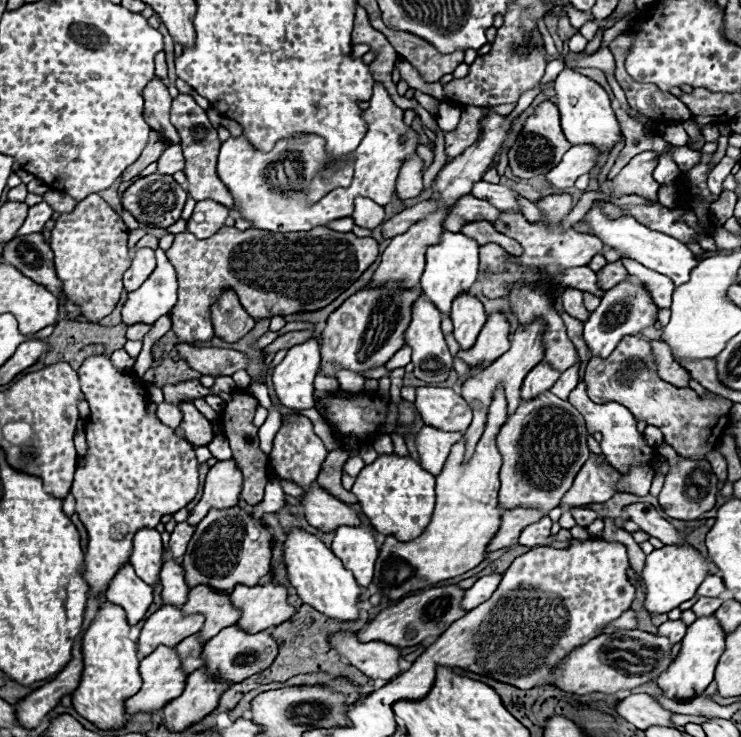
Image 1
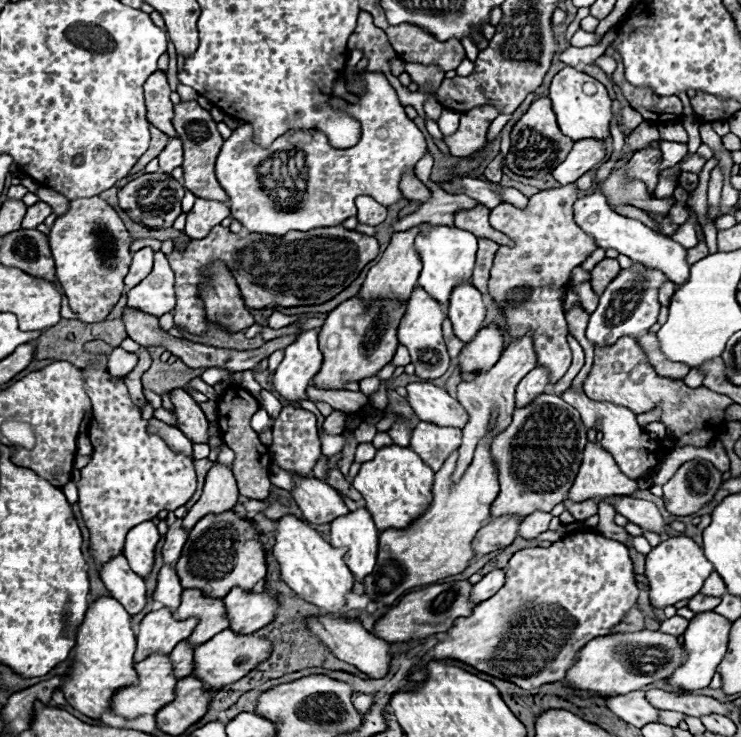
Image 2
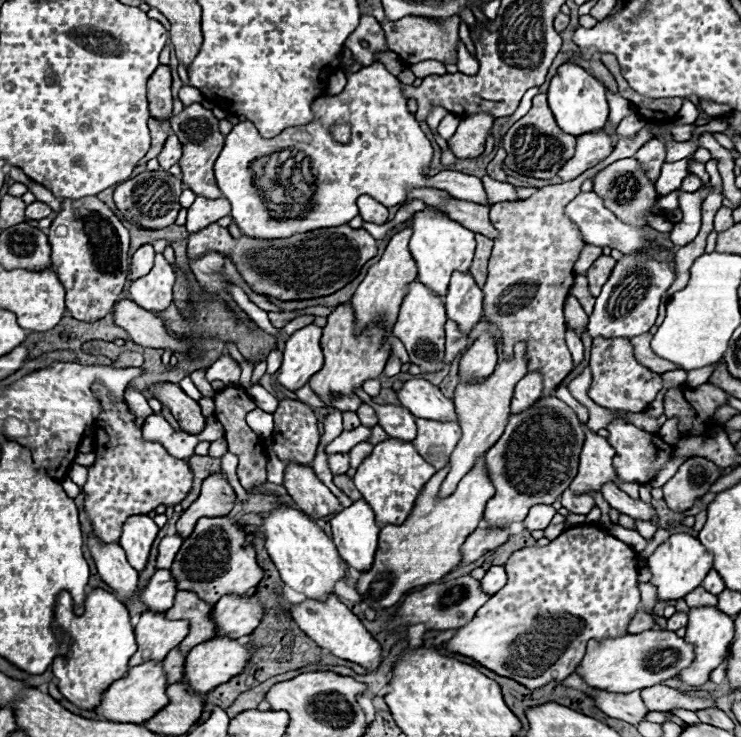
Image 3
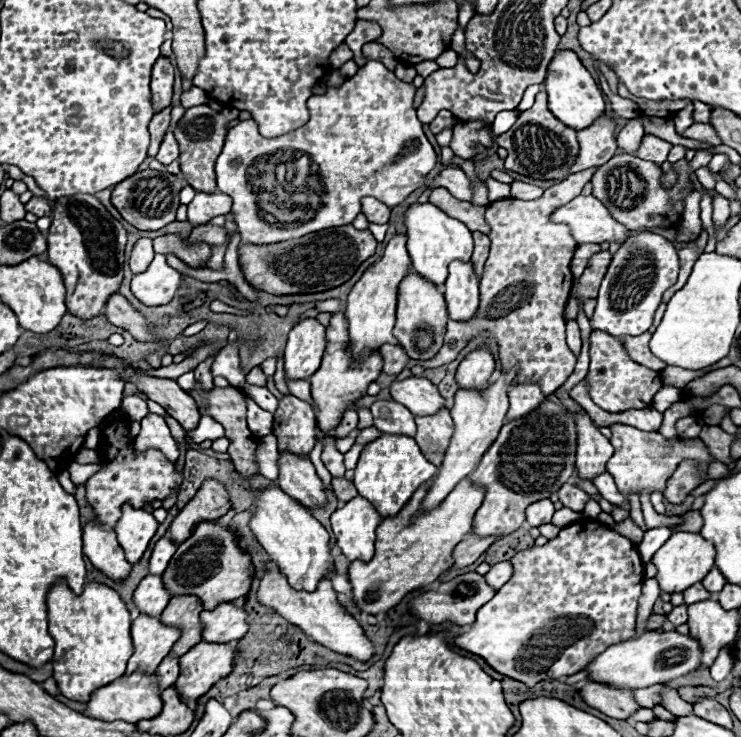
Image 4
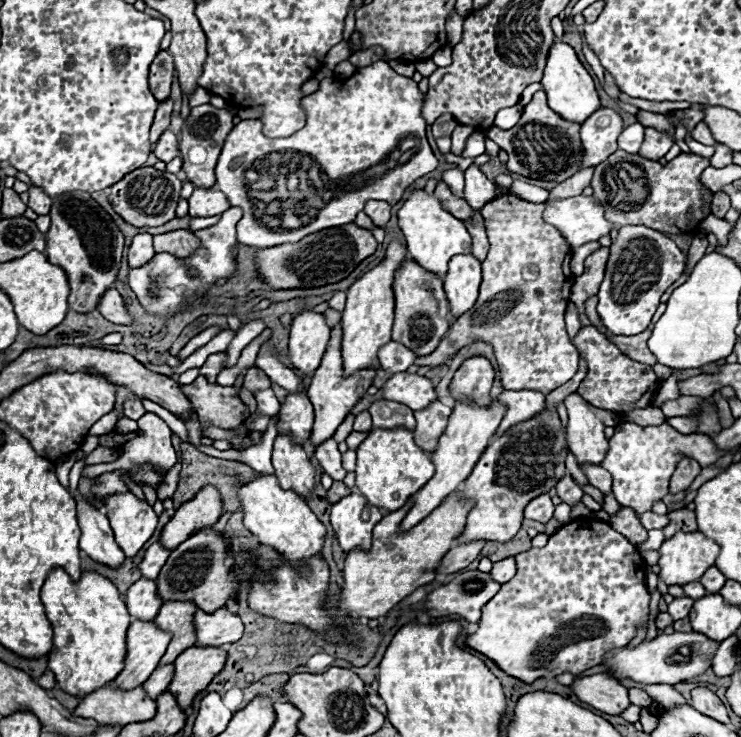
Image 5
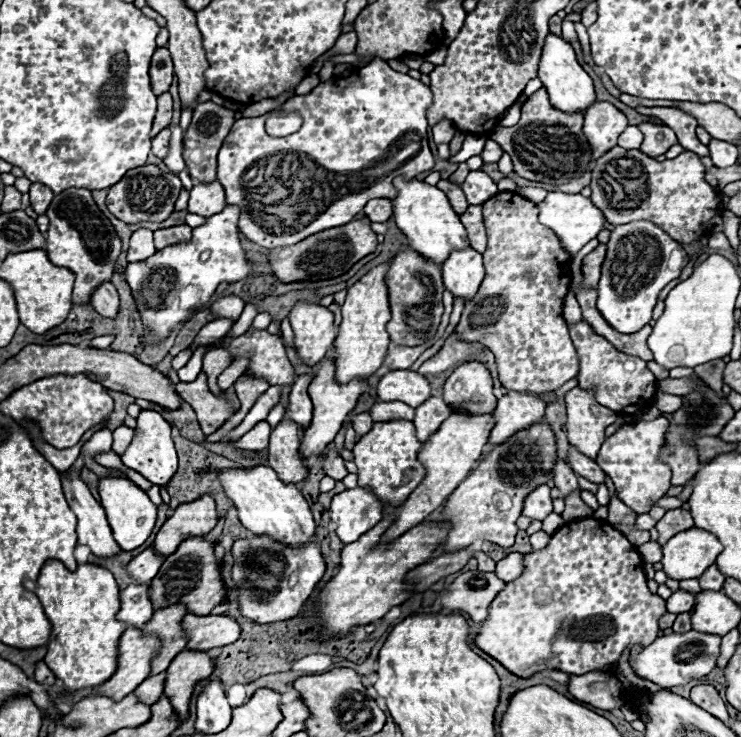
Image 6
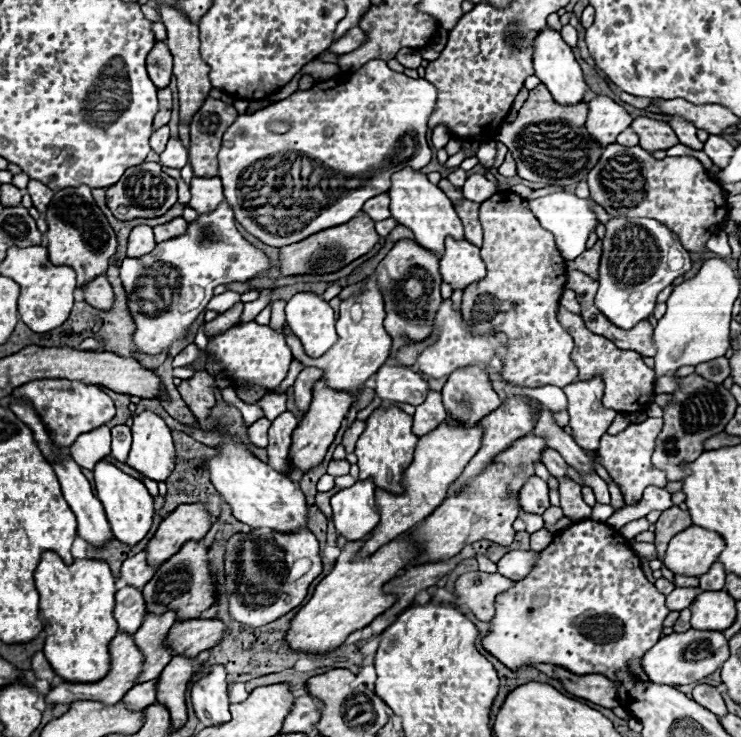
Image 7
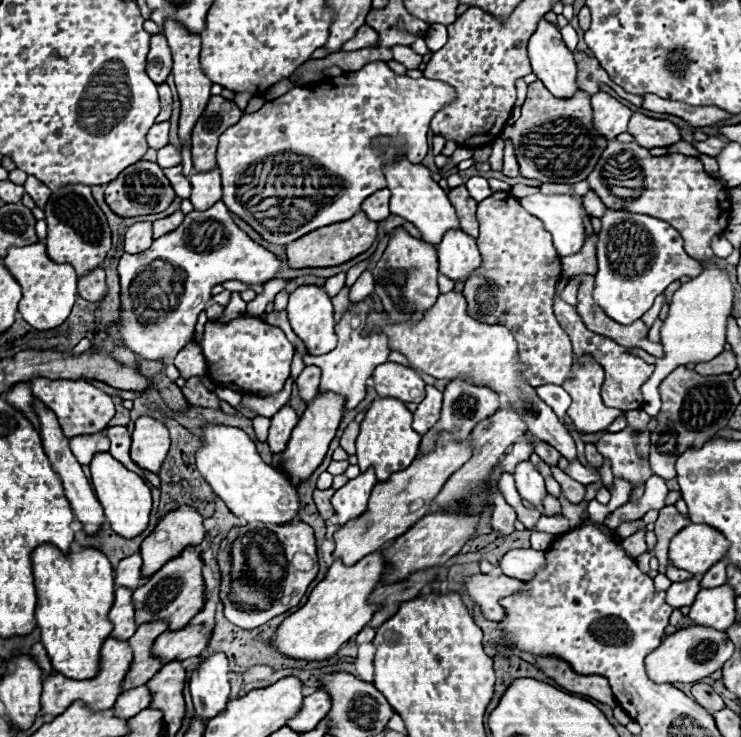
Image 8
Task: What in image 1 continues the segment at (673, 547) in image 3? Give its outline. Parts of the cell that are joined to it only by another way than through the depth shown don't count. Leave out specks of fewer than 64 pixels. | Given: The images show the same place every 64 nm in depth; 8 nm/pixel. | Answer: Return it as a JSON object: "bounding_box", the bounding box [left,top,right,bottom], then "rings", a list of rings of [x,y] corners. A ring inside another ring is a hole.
{"bounding_box":[642,546,708,616],"rings":[[[664,546],[660,550],[654,550],[652,554],[646,556],[646,564],[642,570],[642,582],[646,588],[646,596],[644,596],[644,610],[650,616],[656,614],[668,614],[670,610],[678,608],[682,602],[690,600],[696,596],[696,590],[700,586],[700,582],[708,576],[706,572],[706,562],[702,558],[702,554],[692,548],[676,548],[676,546]]]}

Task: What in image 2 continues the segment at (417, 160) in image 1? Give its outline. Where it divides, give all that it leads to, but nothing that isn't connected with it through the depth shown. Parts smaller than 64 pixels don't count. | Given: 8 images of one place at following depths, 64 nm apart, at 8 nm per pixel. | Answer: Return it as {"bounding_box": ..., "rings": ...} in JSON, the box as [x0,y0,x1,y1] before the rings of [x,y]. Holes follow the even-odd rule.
{"bounding_box":[400,168,430,202],"rings":[[[414,168],[404,172],[404,178],[400,180],[400,192],[408,200],[420,200],[420,202],[428,202],[430,200],[430,190],[418,180]]]}

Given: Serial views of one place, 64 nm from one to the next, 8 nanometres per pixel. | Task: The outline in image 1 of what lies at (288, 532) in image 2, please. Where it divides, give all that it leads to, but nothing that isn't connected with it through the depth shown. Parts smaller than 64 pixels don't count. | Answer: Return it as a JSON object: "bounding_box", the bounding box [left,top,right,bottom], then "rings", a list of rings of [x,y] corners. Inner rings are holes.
{"bounding_box":[284,530,360,622],"rings":[[[292,530],[288,540],[284,542],[284,562],[288,566],[288,580],[298,590],[298,596],[322,612],[324,616],[338,620],[338,622],[356,622],[358,620],[358,600],[360,600],[360,586],[356,584],[350,570],[342,566],[342,562],[328,550],[314,534],[304,530]]]}

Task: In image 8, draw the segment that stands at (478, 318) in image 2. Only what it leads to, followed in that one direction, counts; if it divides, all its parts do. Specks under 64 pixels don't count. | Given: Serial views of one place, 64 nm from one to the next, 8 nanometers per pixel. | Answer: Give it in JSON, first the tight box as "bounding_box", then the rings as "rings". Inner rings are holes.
{"bounding_box":[438,230,482,282],"rings":[[[450,230],[448,234],[444,234],[442,242],[438,244],[438,260],[440,274],[454,282],[466,282],[472,272],[482,264],[476,240],[462,230]]]}

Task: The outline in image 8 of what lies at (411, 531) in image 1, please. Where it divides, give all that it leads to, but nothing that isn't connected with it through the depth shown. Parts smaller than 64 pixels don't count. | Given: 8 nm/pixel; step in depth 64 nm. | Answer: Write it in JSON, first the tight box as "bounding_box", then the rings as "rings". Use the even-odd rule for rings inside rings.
{"bounding_box":[356,398,420,482],"rings":[[[378,398],[366,412],[366,418],[360,426],[360,434],[356,440],[356,456],[360,470],[374,468],[378,482],[386,482],[394,472],[408,468],[418,452],[420,434],[412,430],[412,412],[404,406],[404,402],[396,398]]]}

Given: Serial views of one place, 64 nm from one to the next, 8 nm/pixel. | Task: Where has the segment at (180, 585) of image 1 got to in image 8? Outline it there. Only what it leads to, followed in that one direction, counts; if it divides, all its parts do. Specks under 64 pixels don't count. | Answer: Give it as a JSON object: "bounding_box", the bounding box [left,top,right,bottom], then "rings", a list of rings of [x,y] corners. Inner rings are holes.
{"bounding_box":[108,588,138,640],"rings":[[[118,588],[116,590],[116,600],[114,600],[114,606],[112,606],[110,614],[108,614],[108,618],[114,624],[112,638],[128,640],[138,628],[136,620],[134,620],[136,606],[132,602],[132,594],[134,594],[134,590],[130,590],[130,588]]]}

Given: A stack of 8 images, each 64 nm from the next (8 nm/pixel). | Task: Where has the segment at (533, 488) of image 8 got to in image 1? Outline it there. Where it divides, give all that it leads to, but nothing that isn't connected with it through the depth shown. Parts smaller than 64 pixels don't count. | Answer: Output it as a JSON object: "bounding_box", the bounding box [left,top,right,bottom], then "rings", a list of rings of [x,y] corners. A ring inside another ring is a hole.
{"bounding_box":[520,518,552,548],"rings":[[[542,518],[540,522],[534,522],[534,524],[526,526],[520,534],[520,546],[538,548],[538,546],[544,546],[544,544],[550,544],[550,542],[540,542],[540,540],[550,536],[550,528],[552,528],[550,518]]]}

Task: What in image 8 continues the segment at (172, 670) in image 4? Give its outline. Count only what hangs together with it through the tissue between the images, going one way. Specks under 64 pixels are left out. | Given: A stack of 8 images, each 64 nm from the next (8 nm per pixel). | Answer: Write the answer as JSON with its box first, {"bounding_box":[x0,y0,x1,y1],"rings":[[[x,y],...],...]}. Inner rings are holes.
{"bounding_box":[112,684,152,718],"rings":[[[144,684],[144,686],[138,686],[136,690],[126,690],[126,692],[122,692],[122,694],[118,696],[118,700],[116,700],[116,704],[114,704],[112,710],[114,710],[116,716],[120,716],[120,718],[132,718],[132,716],[136,716],[140,710],[148,708],[148,702],[152,702],[152,698],[150,698],[148,686]]]}

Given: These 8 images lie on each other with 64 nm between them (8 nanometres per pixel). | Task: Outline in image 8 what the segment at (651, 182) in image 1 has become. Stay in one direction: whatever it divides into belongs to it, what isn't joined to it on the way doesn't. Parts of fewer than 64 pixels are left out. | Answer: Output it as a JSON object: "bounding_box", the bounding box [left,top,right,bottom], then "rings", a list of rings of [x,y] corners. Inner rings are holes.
{"bounding_box":[628,114,680,148],"rings":[[[634,114],[628,122],[628,132],[644,148],[666,148],[680,140],[680,130],[668,120],[654,120],[644,114]]]}

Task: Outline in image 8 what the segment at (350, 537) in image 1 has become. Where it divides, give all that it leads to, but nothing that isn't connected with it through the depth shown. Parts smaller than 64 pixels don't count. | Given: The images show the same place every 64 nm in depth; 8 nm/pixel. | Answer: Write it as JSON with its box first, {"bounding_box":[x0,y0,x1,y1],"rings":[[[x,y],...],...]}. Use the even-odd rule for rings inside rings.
{"bounding_box":[332,468,378,526],"rings":[[[370,468],[368,472],[360,474],[358,478],[350,480],[346,486],[336,490],[336,494],[332,496],[332,506],[336,510],[338,526],[344,526],[346,522],[360,518],[360,514],[364,514],[368,510],[370,492],[378,482],[372,472],[374,470]]]}

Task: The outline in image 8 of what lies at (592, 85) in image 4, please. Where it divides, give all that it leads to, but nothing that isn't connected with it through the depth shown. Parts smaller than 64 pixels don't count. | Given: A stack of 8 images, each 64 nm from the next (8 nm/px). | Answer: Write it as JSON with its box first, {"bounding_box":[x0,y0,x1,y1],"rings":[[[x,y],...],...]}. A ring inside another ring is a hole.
{"bounding_box":[528,20,578,98],"rings":[[[540,20],[536,32],[528,40],[528,56],[532,72],[556,98],[572,98],[572,94],[576,94],[578,68],[574,54],[566,48],[554,24]]]}

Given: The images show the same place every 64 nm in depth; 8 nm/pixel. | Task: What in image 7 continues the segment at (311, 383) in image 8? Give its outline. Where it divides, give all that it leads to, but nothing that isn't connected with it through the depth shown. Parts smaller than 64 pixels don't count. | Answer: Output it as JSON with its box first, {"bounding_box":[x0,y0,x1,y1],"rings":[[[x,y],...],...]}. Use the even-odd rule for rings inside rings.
{"bounding_box":[294,368,322,418],"rings":[[[304,368],[298,374],[298,378],[294,382],[294,402],[296,402],[296,408],[300,412],[300,418],[308,412],[310,400],[312,400],[312,386],[320,378],[322,378],[322,370],[316,370],[316,368]]]}

